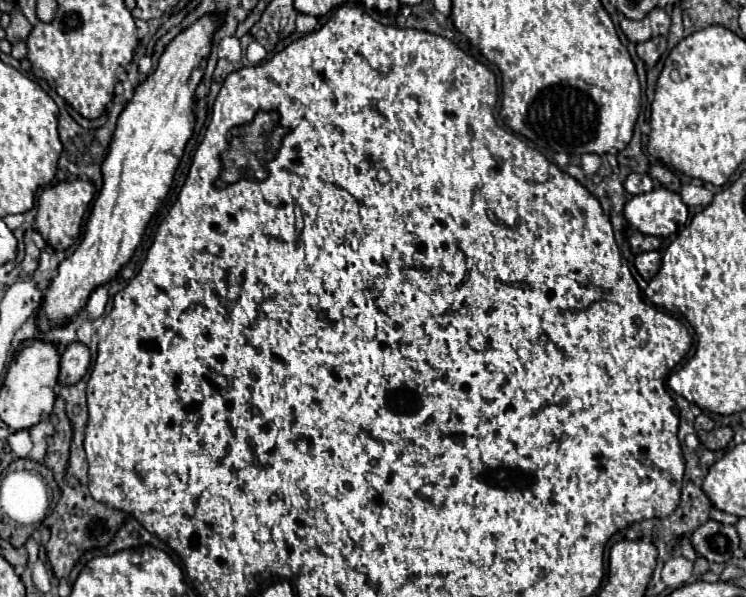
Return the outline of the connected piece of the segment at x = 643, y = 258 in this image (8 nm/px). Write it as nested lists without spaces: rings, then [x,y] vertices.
[[[658,251],[640,253],[640,255],[636,257],[636,269],[638,269],[638,273],[642,275],[644,281],[650,281],[650,279],[658,273],[660,261],[662,261],[662,259],[660,259],[660,253],[658,253]]]

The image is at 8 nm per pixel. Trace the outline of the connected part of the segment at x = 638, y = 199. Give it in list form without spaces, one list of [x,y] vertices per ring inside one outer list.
[[[660,187],[632,197],[624,207],[624,217],[636,231],[666,239],[686,223],[688,207],[678,193]]]

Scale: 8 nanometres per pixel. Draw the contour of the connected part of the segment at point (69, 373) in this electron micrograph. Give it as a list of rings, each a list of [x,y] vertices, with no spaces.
[[[68,345],[64,353],[60,355],[60,373],[58,383],[62,385],[76,385],[90,365],[90,353],[84,349],[84,345]]]

